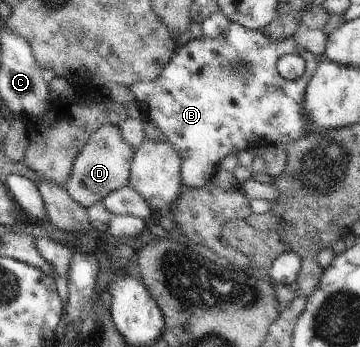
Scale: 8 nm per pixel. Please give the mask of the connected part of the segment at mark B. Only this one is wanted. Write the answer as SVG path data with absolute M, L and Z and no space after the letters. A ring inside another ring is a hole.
M232 22L218 37L202 36L177 49L161 75L153 81L140 81L129 86L145 119L153 122L171 142L185 164L184 190L203 187L213 179L226 155L236 155L244 149L255 149L271 144L290 144L306 135L308 120L304 117L306 87L317 71L323 56L315 55L304 47L297 47L293 35L282 40L270 38L264 28L250 30ZM293 53L306 61L303 75L296 80L283 78L277 70L277 61Z

